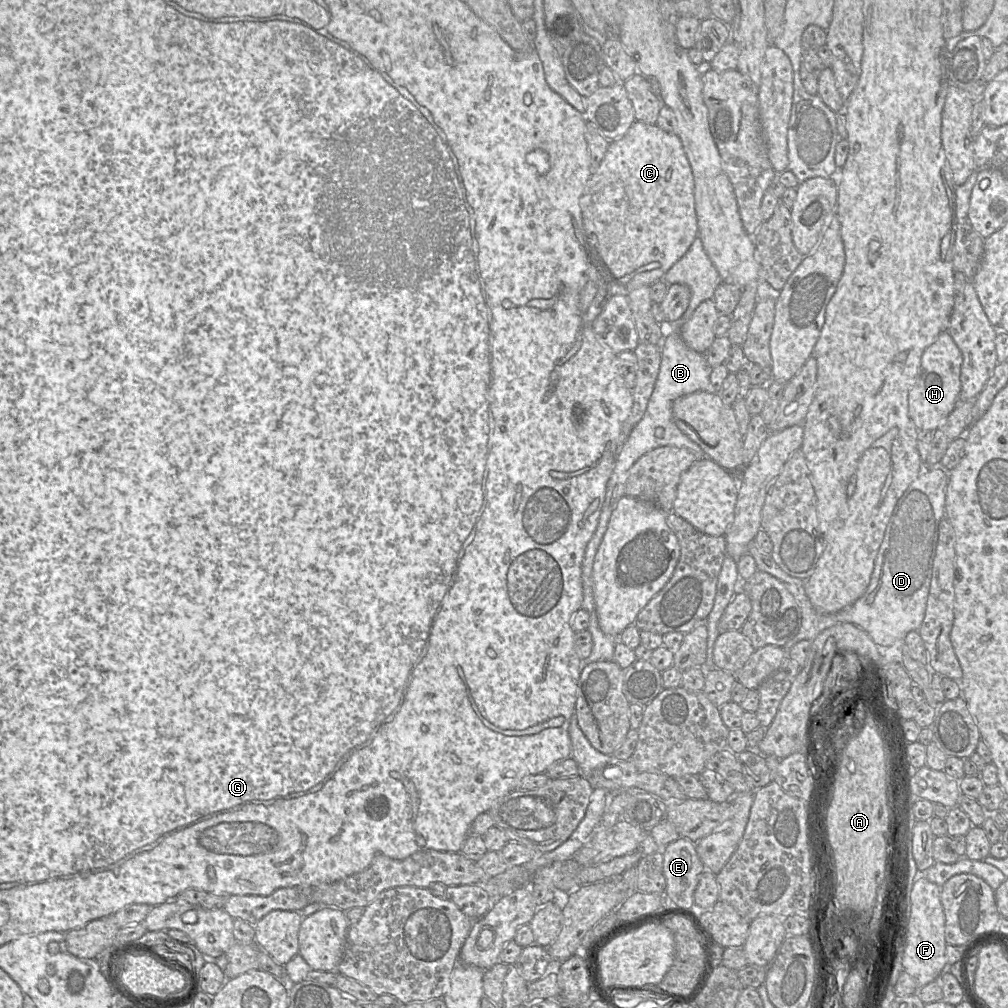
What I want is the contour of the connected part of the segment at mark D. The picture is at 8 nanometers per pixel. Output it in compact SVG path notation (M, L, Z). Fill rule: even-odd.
M942 466L923 468L919 477L904 492L892 513L867 589L852 605L836 613L819 612L805 593L805 580L785 573L770 553L761 551L755 541L752 541L750 553L754 556L757 570L767 572L782 582L801 609L800 629L783 646L786 652L797 642L813 641L824 629L842 622L859 626L878 646L891 646L897 641L904 641L909 632L919 630L925 616L930 589L936 555L937 528L940 520L946 516L949 472Z

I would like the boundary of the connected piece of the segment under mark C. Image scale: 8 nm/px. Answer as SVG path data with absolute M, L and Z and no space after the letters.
M635 121L630 129L621 137L611 140L607 152L599 164L593 170L586 182L585 189L580 198L582 211L584 234L586 244L591 257L598 270L606 281L610 284L611 294L623 294L628 296L628 292L635 288L652 285L662 279L664 274L687 252L693 241L698 236L698 224L694 201L694 178L692 170L682 143L674 133L668 133L657 127L643 122Z

